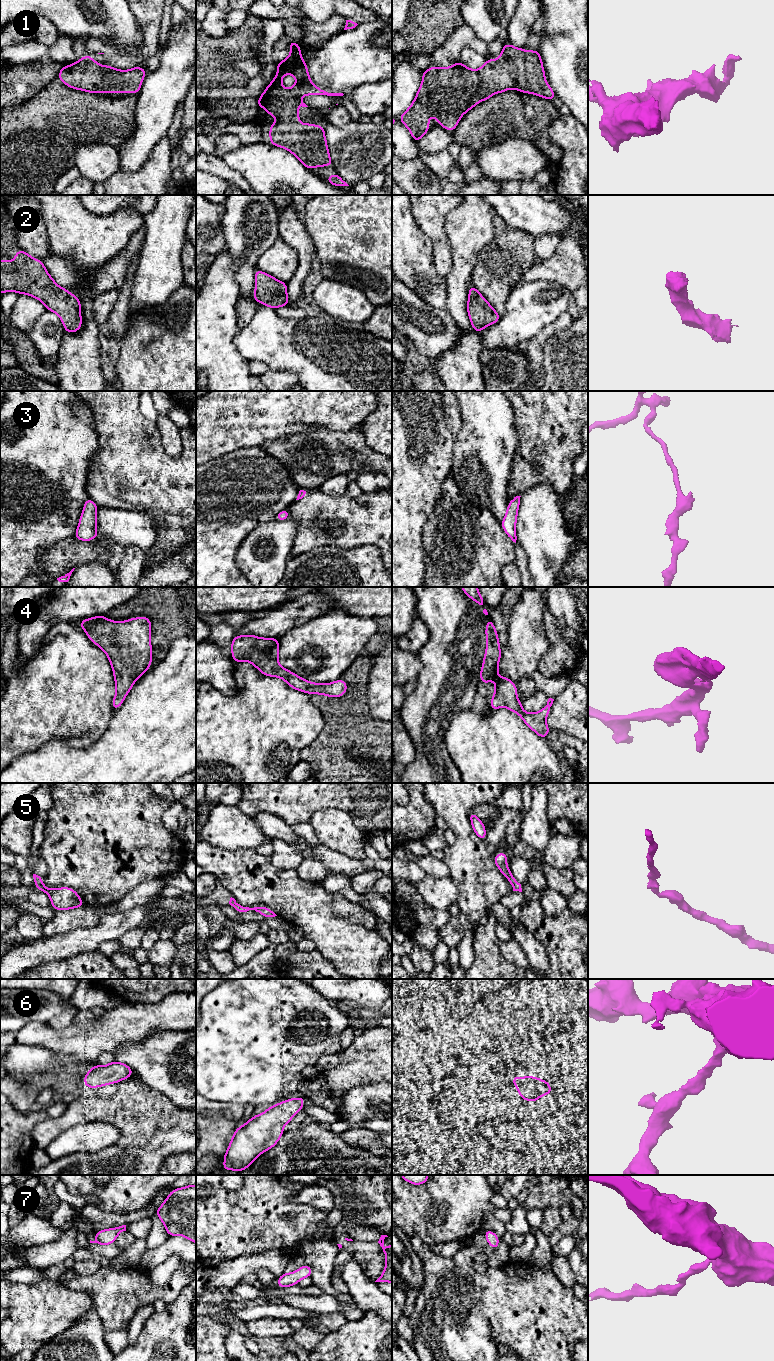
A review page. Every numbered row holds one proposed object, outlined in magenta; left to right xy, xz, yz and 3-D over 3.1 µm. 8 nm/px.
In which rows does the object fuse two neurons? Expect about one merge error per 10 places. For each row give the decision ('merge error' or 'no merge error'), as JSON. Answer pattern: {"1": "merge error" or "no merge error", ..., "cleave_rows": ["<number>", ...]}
{"1": "no merge error", "2": "no merge error", "3": "no merge error", "4": "no merge error", "5": "no merge error", "6": "no merge error", "7": "no merge error", "cleave_rows": []}

